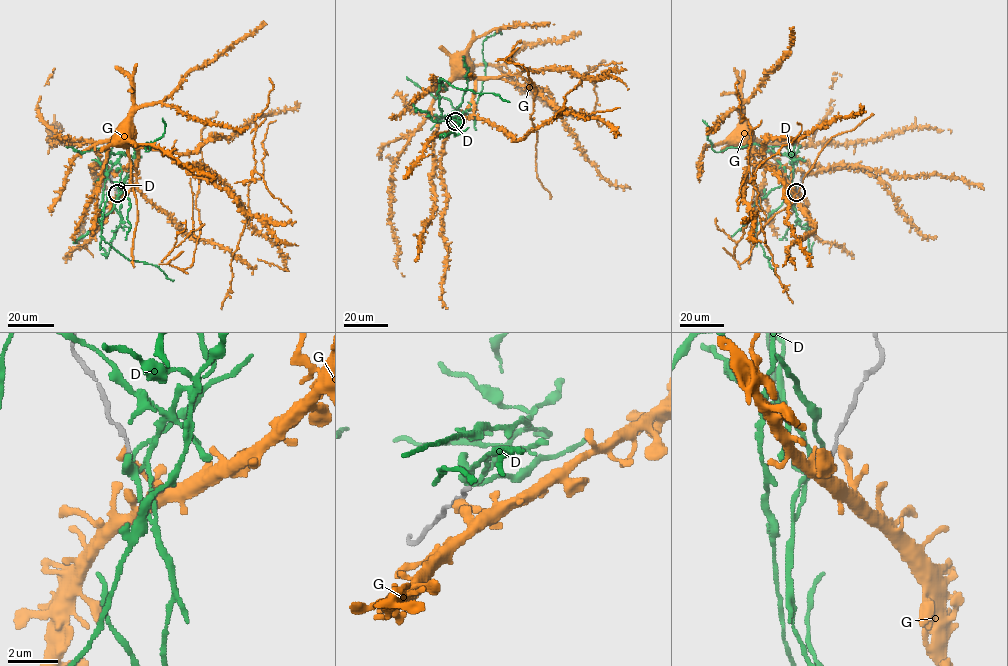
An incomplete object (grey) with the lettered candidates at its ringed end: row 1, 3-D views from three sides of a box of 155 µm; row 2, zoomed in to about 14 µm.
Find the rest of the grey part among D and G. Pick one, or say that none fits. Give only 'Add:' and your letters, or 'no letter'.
Add: no letter

